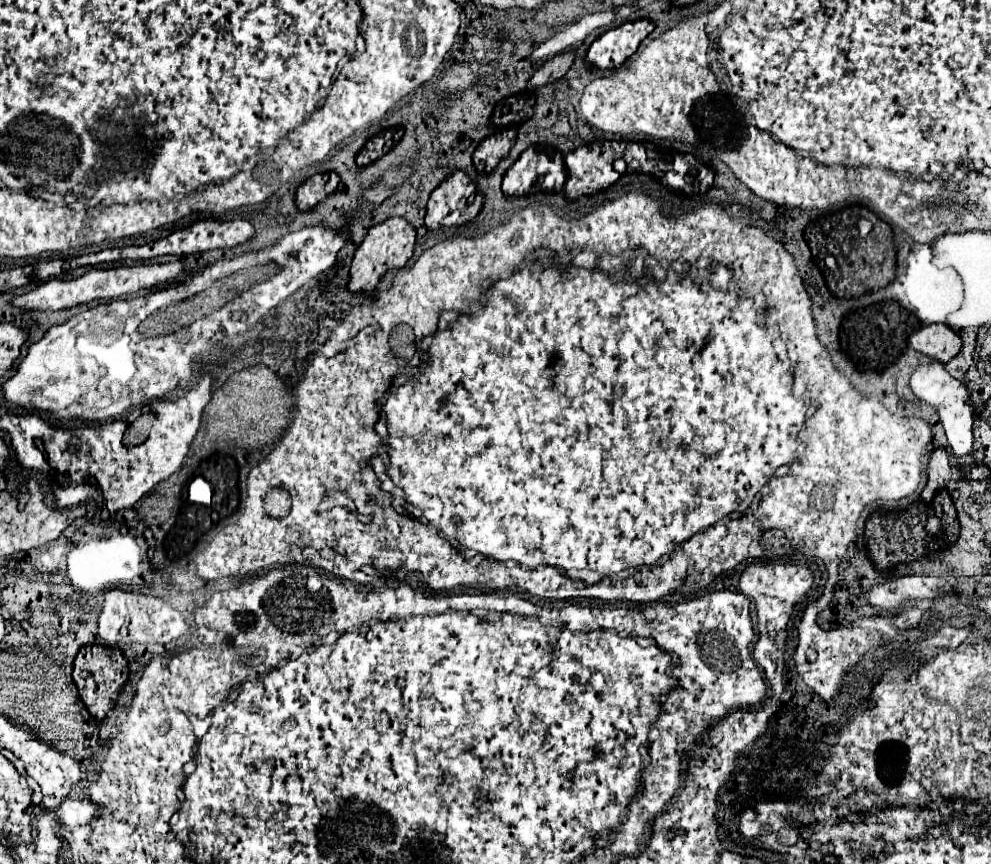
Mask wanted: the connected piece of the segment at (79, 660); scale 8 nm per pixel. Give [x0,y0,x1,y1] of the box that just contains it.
[74,646,130,722]

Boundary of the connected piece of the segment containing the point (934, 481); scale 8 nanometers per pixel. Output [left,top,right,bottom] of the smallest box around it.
[920,448,962,504]

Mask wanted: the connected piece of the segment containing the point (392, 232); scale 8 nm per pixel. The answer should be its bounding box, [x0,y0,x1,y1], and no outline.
[348,218,416,294]

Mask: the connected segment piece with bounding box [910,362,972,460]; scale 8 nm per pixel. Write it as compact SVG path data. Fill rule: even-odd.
M932 362L928 366L918 366L910 378L910 388L918 400L932 404L938 410L940 420L946 430L946 436L948 436L948 444L952 448L952 454L958 460L966 458L972 452L972 406L968 402L968 396L970 396L968 388L960 380L952 378L946 372L944 364L940 364L940 362Z

